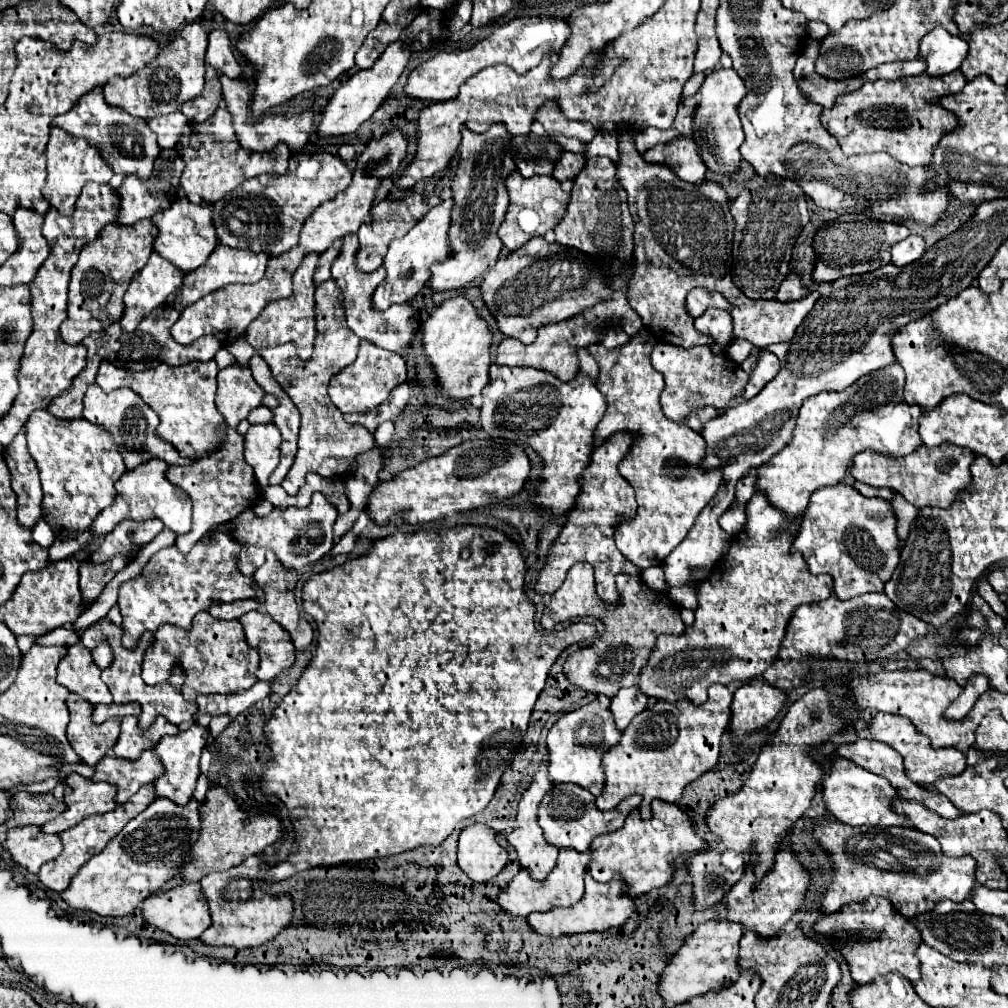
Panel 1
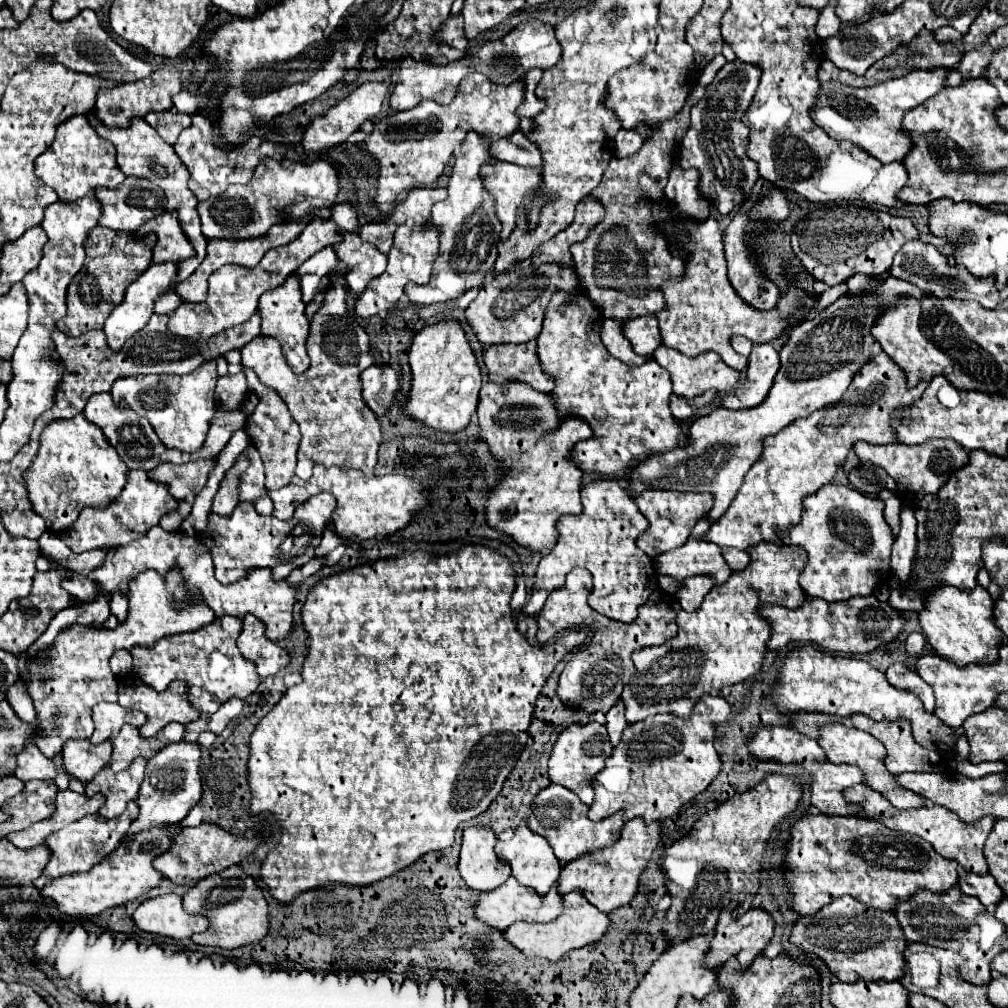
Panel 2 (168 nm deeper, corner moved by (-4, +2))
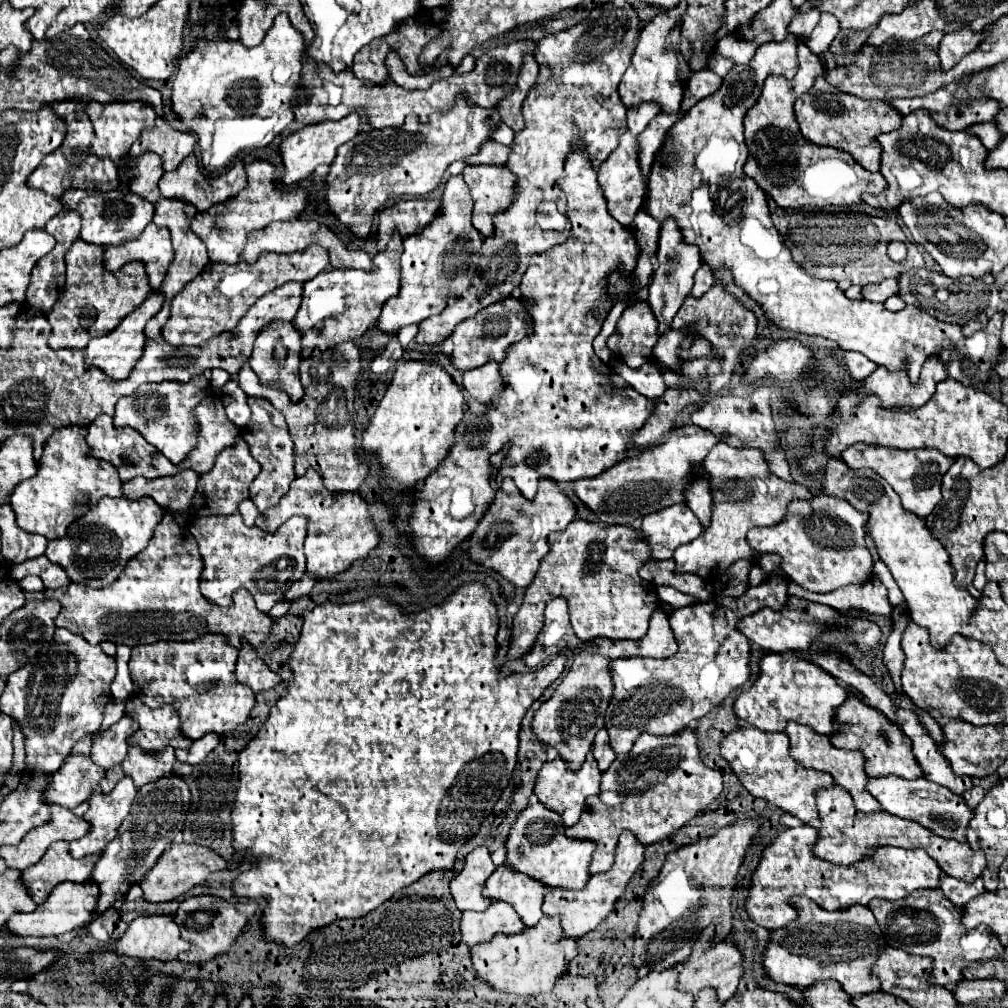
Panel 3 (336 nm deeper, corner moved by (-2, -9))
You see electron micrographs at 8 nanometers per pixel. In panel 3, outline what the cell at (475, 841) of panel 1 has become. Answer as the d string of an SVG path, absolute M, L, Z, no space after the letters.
M485 846L475 848L465 858L465 866L461 874L457 874L451 880L451 896L455 900L455 906L463 910L475 910L483 912L491 904L491 900L483 900L483 884L493 874L495 864L489 856L489 850Z

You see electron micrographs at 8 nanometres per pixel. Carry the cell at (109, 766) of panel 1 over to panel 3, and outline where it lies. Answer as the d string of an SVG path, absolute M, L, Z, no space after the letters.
M129 776L119 780L109 794L95 790L89 800L89 810L83 816L89 822L89 832L69 844L71 856L83 858L99 854L117 836L121 822L131 810L135 794L137 790Z

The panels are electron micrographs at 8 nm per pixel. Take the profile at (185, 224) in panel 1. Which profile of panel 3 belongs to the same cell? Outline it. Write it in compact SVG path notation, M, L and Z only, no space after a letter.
M153 222L141 232L139 238L123 242L119 246L103 246L103 268L109 272L119 270L127 262L143 262L147 268L147 276L151 288L157 290L165 272L167 264L171 262L173 248L167 228L157 228Z

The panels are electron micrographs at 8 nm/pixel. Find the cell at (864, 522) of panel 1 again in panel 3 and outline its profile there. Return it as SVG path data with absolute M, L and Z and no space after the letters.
M819 494L811 500L793 500L779 524L751 528L747 542L761 554L779 554L781 568L801 588L831 592L847 584L863 584L873 574L873 558L865 546L863 524L867 524L867 514L855 510L847 500Z

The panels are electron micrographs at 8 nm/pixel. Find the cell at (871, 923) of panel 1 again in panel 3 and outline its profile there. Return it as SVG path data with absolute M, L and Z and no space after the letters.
M791 896L791 906L799 912L797 920L771 930L771 940L761 964L773 982L805 988L815 980L835 980L849 996L879 990L879 978L871 976L871 966L885 950L883 934L867 906L851 906L843 912L827 912L805 896Z

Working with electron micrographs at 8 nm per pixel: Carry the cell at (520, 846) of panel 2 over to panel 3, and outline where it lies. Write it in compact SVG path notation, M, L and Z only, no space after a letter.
M503 864L485 882L483 896L489 900L509 902L519 914L521 922L527 924L527 928L531 928L543 916L541 904L545 890L547 888L543 888L543 884L539 884L537 880L531 880L529 876L519 876L519 872L511 872Z

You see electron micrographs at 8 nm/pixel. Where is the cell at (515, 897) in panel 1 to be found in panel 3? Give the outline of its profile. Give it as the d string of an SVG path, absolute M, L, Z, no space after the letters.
M493 902L485 912L463 912L459 926L461 926L461 940L467 946L487 942L497 932L515 934L525 928L519 916L515 916L511 904L503 902Z

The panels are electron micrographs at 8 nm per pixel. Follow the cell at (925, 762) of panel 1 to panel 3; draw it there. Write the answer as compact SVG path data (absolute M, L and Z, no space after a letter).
M851 694L847 700L835 710L835 720L839 722L839 730L831 734L831 744L835 748L843 750L861 750L865 756L865 772L869 778L881 778L881 776L899 776L907 780L915 780L923 776L919 772L919 764L915 764L915 756L911 752L911 740L903 734L903 730L897 724L891 724L881 712L875 712L869 708L863 698Z

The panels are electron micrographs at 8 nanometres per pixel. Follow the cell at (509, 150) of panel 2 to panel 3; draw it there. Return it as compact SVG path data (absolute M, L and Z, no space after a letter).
M485 140L479 148L479 152L475 156L471 156L471 160L467 160L469 164L495 164L495 166L505 166L507 164L507 156L509 156L509 146L503 144L495 144L493 140Z

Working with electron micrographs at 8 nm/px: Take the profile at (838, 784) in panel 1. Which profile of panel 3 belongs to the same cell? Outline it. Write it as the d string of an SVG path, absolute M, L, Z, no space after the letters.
M743 726L733 730L721 740L721 758L725 758L739 782L755 798L767 800L783 812L797 816L807 826L819 826L819 814L815 808L815 788L829 788L833 784L827 772L807 770L795 764L789 756L789 740L783 732L759 732L757 728Z

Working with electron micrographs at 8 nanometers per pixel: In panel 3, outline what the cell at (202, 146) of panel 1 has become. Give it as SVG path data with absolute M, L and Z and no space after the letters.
M195 154L187 156L187 160L183 160L183 164L179 164L175 172L163 174L159 180L159 188L165 198L193 204L197 212L203 212L211 206L209 200L205 202L211 188L207 184L207 176L197 166Z

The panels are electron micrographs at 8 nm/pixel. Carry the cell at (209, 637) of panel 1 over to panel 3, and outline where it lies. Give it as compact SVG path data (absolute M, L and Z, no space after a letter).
M207 634L191 642L161 640L135 646L129 660L129 672L135 686L133 694L149 708L177 702L181 736L189 740L197 740L207 732L227 736L239 724L245 724L255 706L255 694L251 688L243 688L243 684L235 680L235 662L237 648L229 646L225 636L219 634Z

